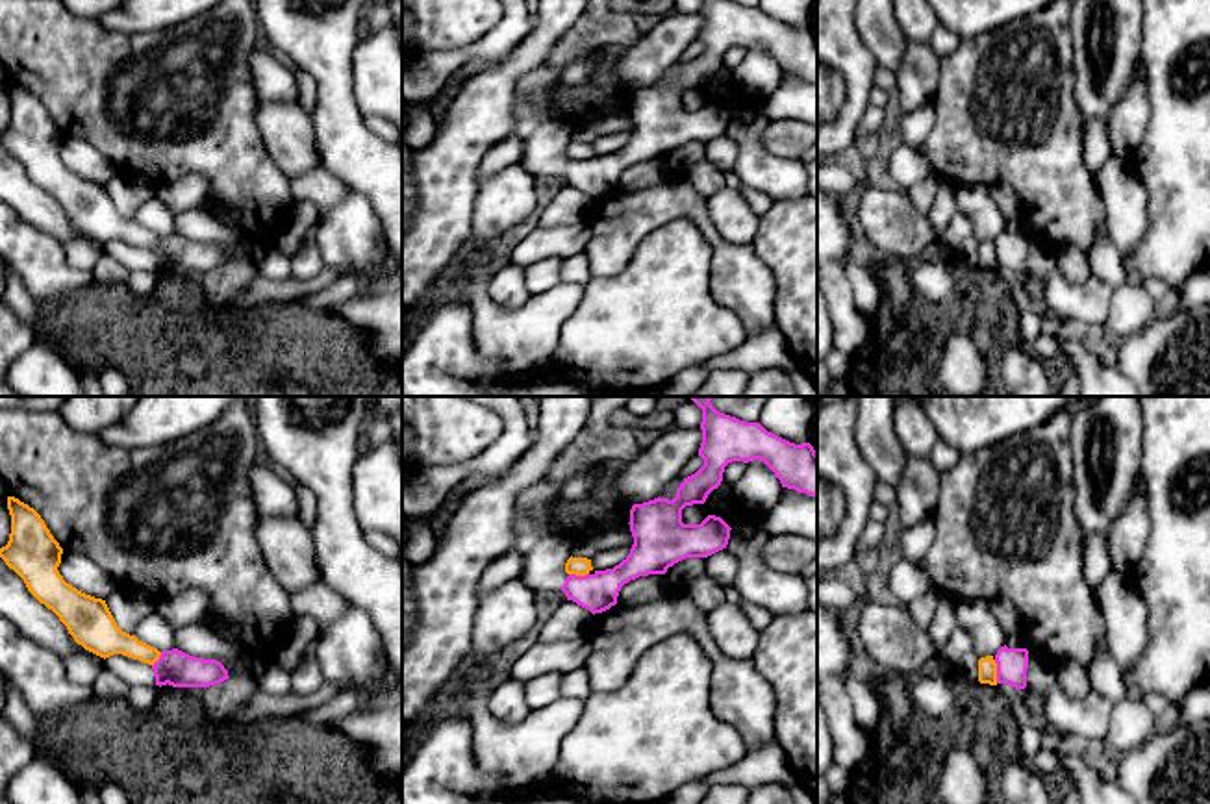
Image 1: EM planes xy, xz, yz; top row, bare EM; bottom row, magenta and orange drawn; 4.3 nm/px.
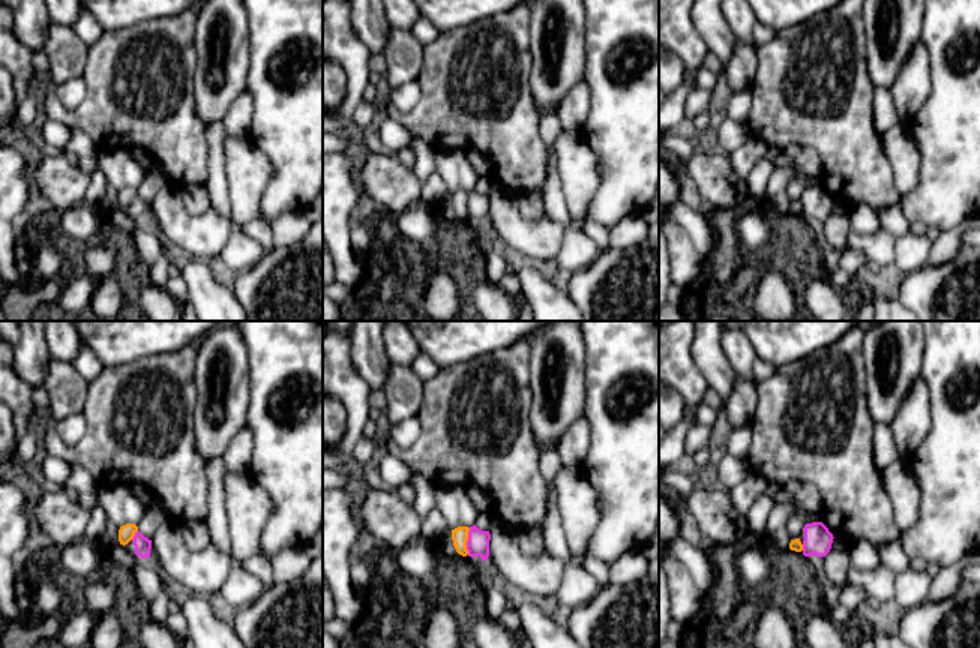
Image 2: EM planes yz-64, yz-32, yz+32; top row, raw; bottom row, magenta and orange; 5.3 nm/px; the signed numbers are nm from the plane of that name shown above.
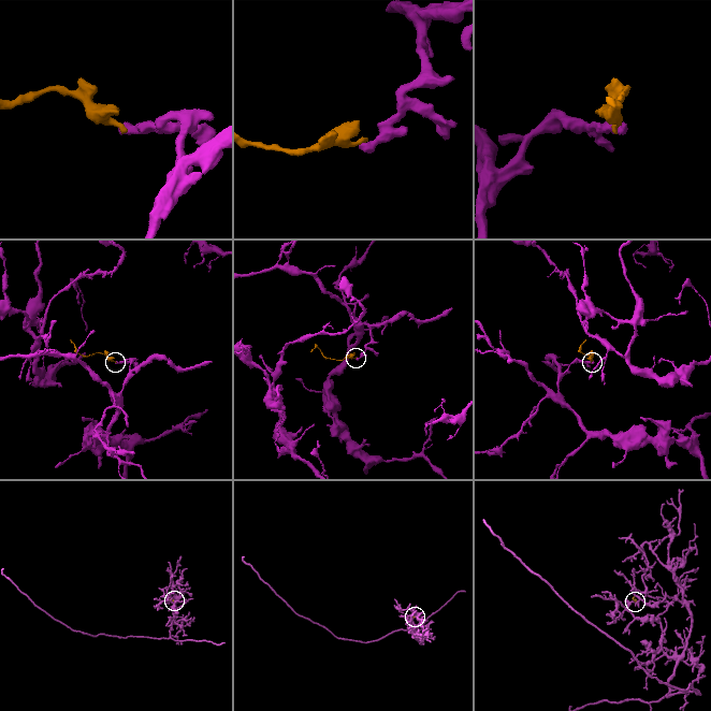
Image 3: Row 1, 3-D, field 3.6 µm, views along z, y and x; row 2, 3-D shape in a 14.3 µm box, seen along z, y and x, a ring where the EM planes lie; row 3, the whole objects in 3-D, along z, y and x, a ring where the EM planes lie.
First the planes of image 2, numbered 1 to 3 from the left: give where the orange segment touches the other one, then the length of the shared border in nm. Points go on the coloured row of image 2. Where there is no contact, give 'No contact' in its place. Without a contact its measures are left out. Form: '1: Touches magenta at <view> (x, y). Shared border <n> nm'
1: Touches magenta at yz-64 (135, 534). Shared border 70 nm
2: Touches magenta at yz-32 (467, 542). Shared border 140 nm
3: Touches magenta at yz+32 (803, 548). Shared border 30 nm

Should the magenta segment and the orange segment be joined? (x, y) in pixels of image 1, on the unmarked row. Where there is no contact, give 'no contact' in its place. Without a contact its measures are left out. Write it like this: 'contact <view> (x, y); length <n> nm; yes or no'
contact yz (997, 256); length 110 nm; no

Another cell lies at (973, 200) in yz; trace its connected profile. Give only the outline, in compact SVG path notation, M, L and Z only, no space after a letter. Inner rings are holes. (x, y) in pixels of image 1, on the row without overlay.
M960 185L956 189L958 211L973 222L978 243L995 241L1001 232L1025 233L1023 219L1006 220L993 204L986 185Z

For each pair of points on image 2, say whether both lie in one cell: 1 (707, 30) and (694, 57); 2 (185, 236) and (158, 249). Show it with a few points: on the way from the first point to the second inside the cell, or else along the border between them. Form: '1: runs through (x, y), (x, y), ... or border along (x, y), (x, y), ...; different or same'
1: border along (689, 15), (707, 51); different
2: border along (156, 230), (170, 249); different

